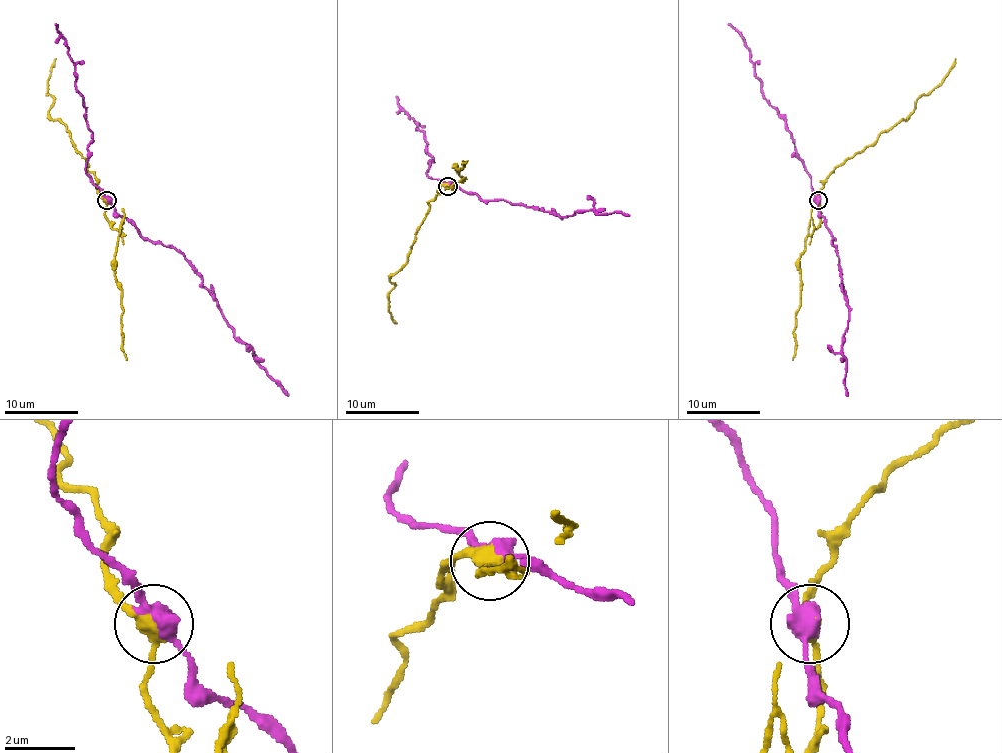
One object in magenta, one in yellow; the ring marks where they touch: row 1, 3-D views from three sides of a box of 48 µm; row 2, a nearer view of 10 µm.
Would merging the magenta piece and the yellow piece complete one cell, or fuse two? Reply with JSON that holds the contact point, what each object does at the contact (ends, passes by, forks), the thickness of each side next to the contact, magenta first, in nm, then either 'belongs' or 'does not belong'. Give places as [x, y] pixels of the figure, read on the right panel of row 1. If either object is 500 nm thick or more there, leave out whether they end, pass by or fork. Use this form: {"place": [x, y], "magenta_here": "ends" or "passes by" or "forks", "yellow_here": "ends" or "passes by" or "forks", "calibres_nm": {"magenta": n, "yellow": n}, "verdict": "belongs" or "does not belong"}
{"place": [818, 200], "magenta_here": "passes by", "yellow_here": "passes by", "calibres_nm": {"magenta": 480, "yellow": 380}, "verdict": "does not belong"}

